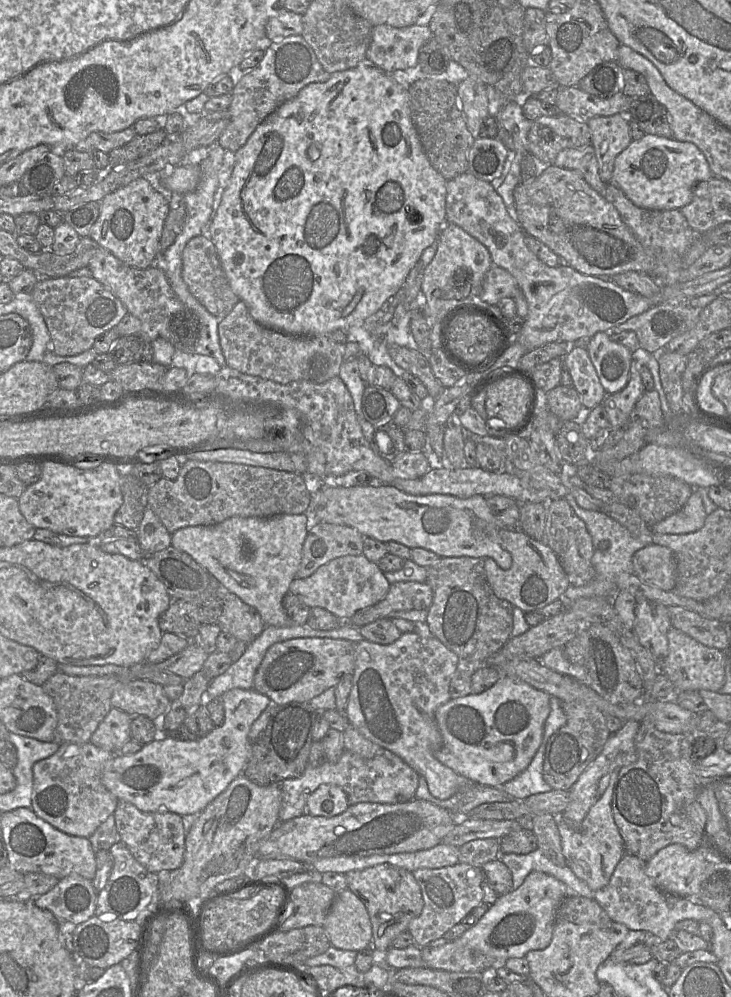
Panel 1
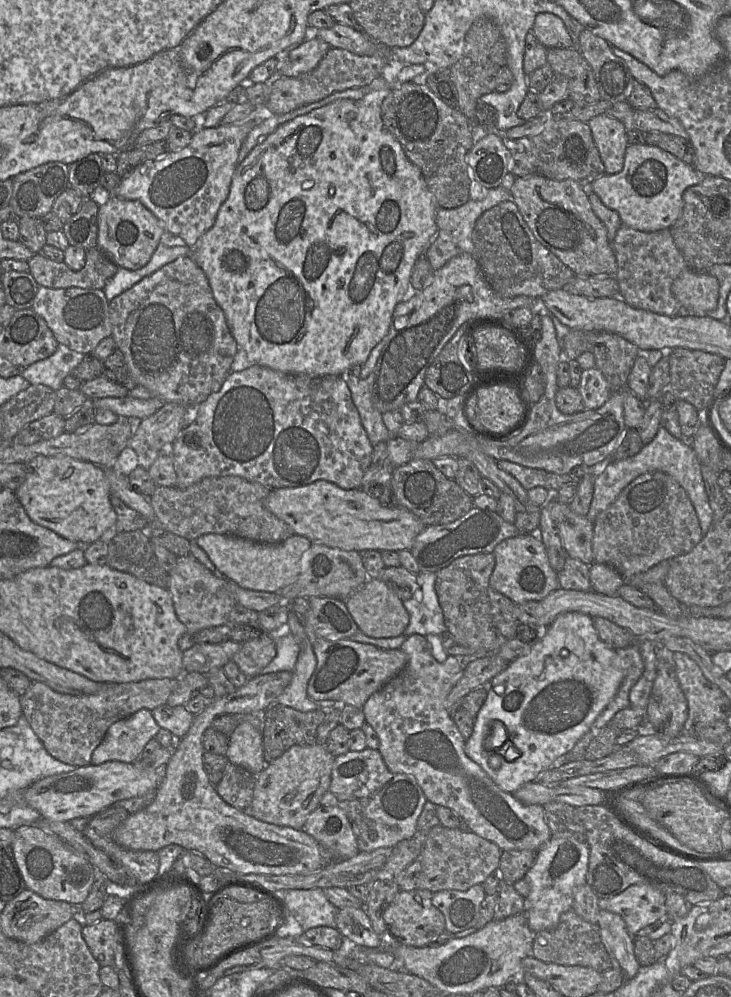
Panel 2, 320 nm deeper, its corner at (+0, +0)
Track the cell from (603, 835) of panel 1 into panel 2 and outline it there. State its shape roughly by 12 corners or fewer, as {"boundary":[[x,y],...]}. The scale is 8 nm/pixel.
{"boundary":[[600,909],[601,940],[625,980],[641,965],[623,918]]}

